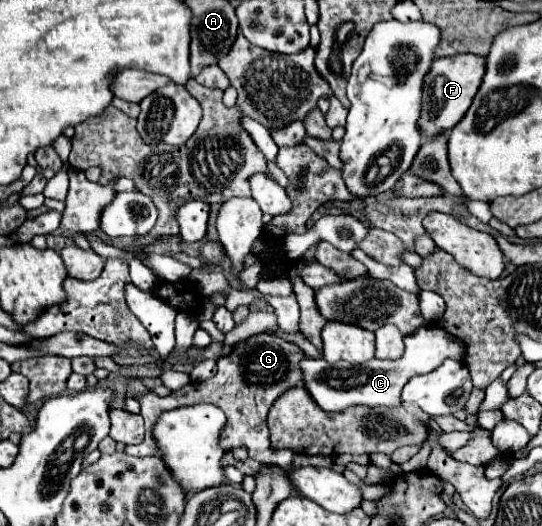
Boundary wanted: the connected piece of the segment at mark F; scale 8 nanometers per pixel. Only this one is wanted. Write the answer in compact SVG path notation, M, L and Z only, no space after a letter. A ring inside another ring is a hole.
M457 54L449 58L437 58L431 72L425 78L425 96L421 112L421 132L425 136L451 130L469 110L485 76L485 58L477 54Z

